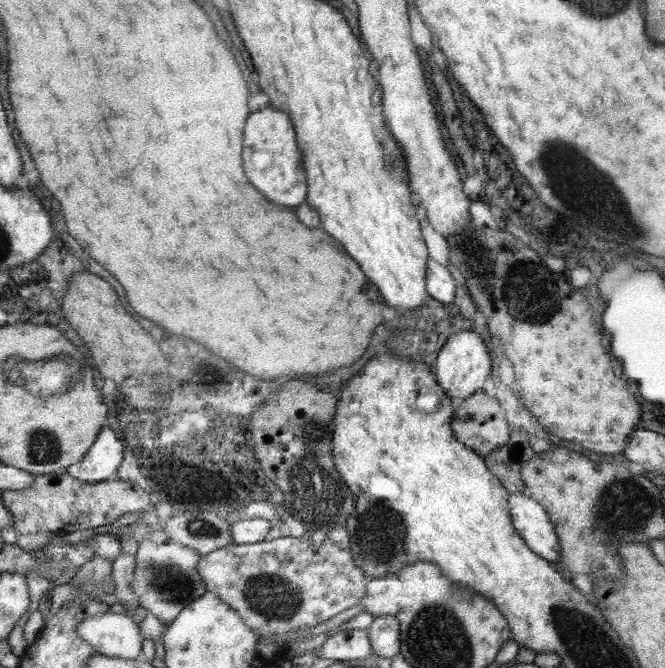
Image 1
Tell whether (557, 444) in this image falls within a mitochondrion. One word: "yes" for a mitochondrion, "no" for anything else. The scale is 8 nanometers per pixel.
no

